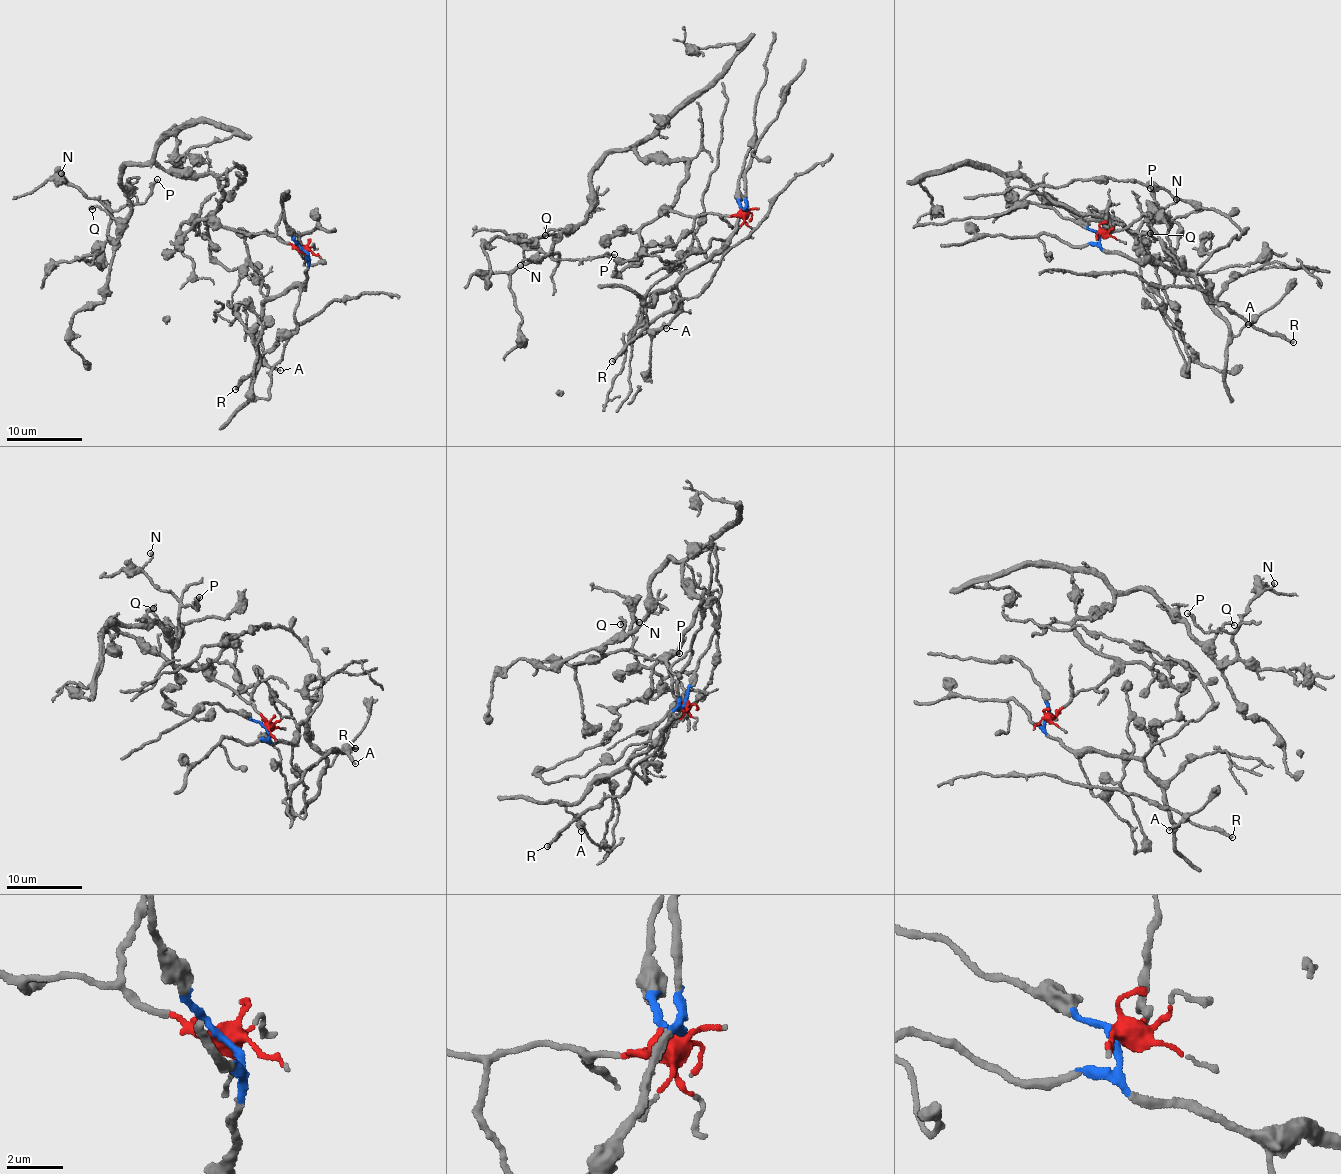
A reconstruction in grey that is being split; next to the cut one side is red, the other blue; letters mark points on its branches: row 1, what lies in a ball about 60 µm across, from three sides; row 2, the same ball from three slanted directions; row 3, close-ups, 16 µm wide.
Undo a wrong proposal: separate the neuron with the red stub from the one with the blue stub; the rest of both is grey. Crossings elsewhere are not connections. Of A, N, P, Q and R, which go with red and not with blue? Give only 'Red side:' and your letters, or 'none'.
Red side: N, P, Q

